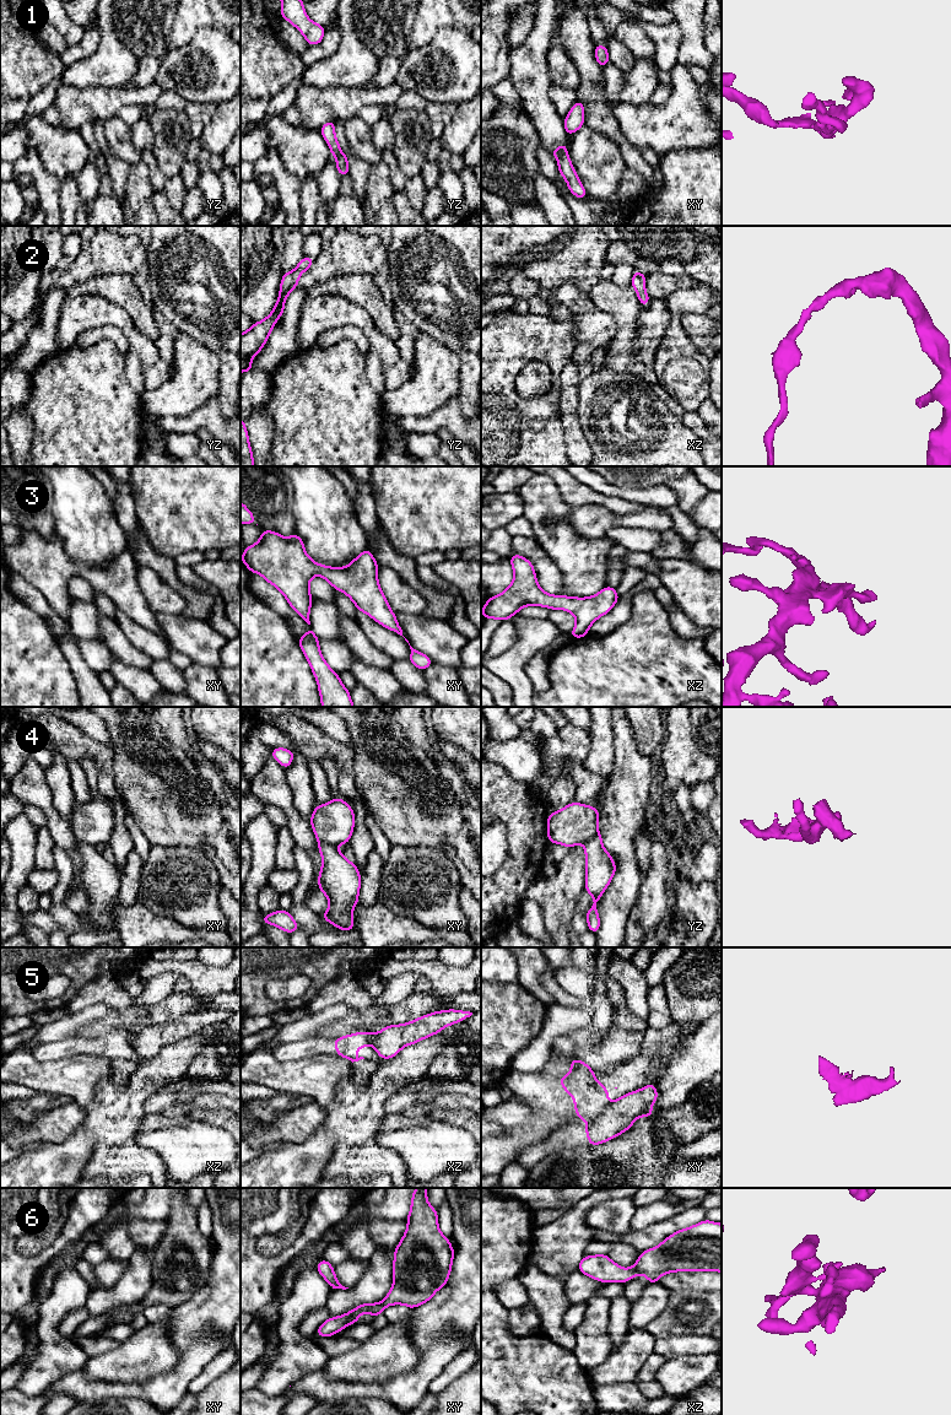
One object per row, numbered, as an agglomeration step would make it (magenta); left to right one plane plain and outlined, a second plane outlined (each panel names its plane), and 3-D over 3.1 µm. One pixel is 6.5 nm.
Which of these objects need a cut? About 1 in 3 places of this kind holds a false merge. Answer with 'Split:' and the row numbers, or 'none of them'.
Split: 1, 4, 5

